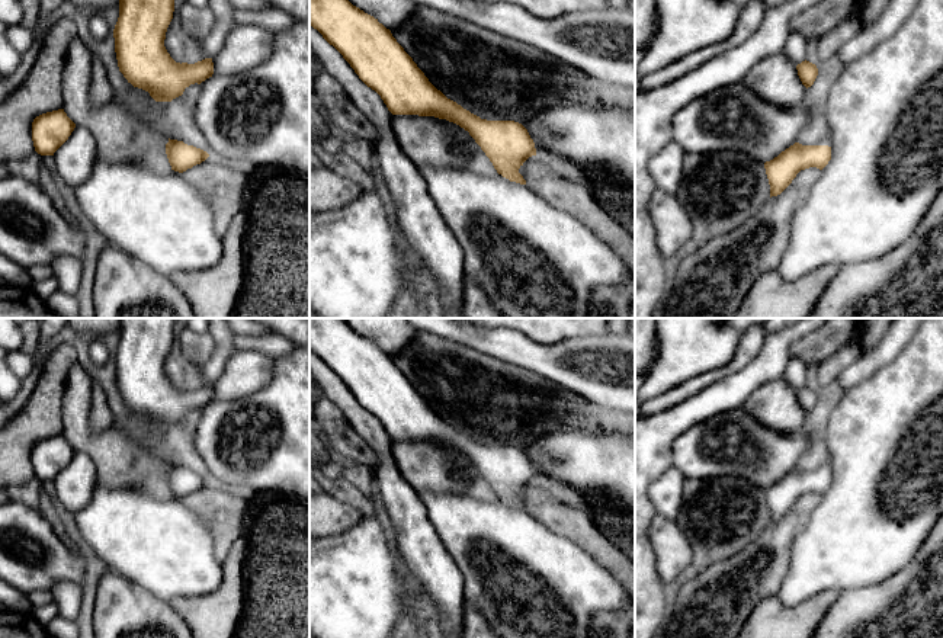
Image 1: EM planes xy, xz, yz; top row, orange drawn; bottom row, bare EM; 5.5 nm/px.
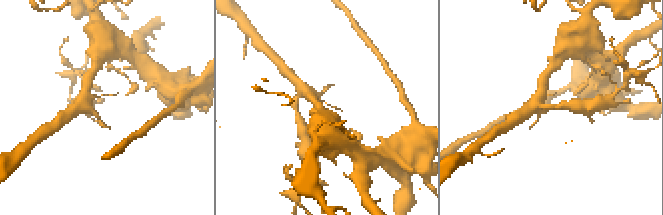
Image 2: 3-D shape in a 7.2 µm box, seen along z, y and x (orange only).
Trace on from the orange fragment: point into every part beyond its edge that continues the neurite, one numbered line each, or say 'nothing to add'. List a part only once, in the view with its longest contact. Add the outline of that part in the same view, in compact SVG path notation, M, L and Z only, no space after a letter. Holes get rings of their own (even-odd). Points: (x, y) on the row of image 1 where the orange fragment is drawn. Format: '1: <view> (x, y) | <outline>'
nothing to add

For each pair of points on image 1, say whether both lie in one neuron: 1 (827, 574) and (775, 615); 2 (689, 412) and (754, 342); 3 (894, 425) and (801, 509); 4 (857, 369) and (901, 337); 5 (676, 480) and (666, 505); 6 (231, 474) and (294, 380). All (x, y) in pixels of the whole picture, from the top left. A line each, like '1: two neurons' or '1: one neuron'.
1: two neurons
2: two neurons
3: two neurons
4: one neuron
5: one neuron
6: one neuron

